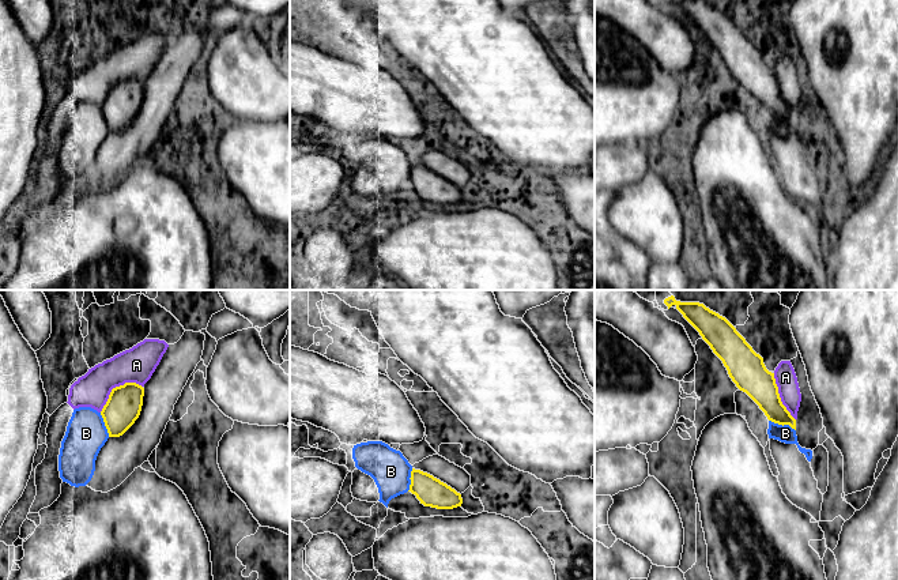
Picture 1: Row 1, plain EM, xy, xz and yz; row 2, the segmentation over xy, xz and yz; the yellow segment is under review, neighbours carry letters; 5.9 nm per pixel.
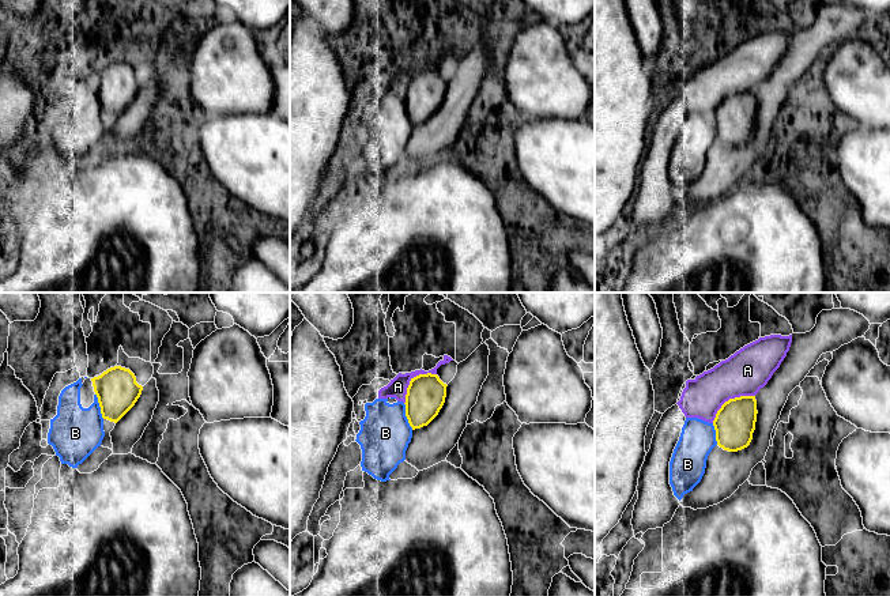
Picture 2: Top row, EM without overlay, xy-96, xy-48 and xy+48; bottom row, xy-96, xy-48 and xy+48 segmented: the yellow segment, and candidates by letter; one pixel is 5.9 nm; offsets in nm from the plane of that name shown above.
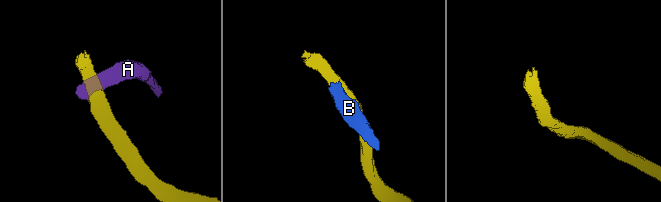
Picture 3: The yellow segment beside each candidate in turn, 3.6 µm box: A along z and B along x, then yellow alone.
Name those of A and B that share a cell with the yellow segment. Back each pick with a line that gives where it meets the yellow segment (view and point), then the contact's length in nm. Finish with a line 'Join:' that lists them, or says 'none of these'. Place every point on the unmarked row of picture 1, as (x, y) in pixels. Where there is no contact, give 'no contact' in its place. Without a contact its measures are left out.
Join: none of these

